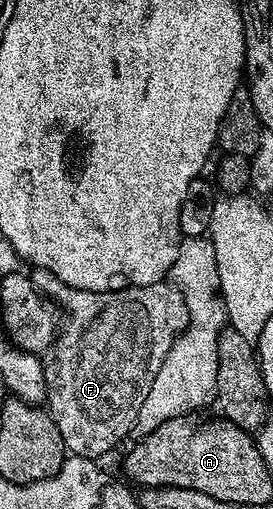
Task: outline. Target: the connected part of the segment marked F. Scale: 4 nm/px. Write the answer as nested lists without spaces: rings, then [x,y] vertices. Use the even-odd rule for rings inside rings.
[[[34,269],[31,277],[39,293],[57,303],[63,311],[63,329],[53,341],[44,363],[47,409],[70,455],[101,460],[108,450],[115,449],[125,437],[130,437],[135,416],[139,416],[139,408],[147,392],[151,392],[151,384],[167,352],[189,323],[189,309],[179,288],[169,280],[150,286],[129,286],[126,290],[91,292],[71,288],[63,284],[59,276],[46,270]]]

